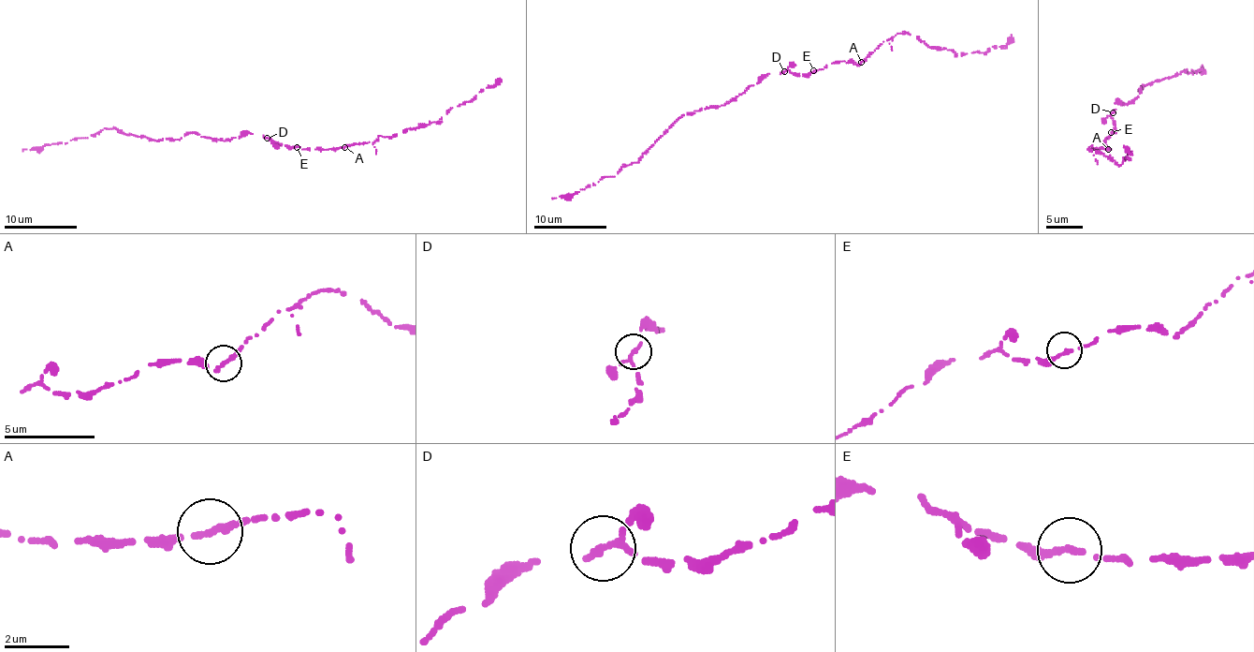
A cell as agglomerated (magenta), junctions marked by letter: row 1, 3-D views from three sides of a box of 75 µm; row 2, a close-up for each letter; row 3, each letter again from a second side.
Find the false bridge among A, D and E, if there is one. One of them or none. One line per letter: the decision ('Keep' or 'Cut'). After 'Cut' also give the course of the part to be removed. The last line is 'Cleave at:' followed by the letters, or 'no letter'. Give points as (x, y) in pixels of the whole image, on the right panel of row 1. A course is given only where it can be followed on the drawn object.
A: Keep
D: Keep
E: Keep
Cleave at: no letter

